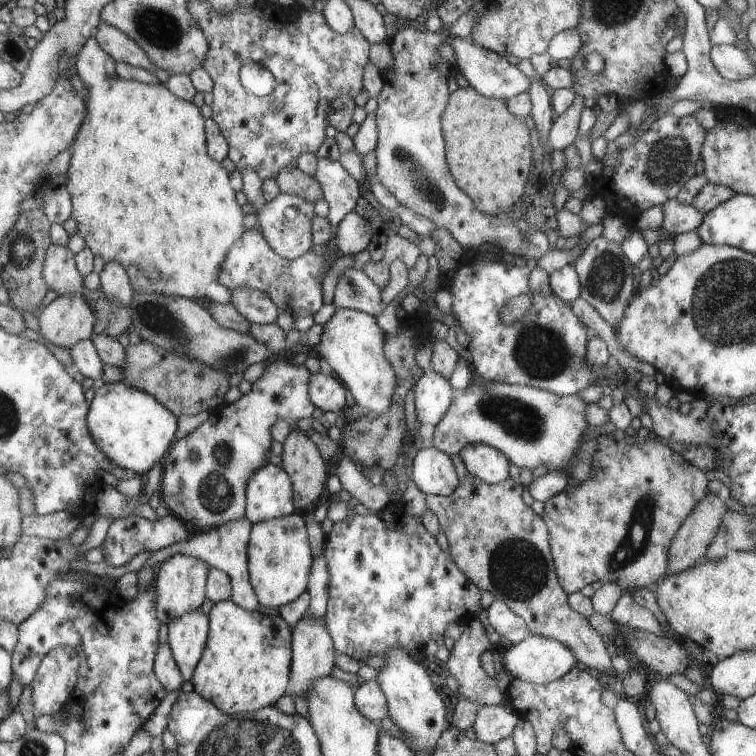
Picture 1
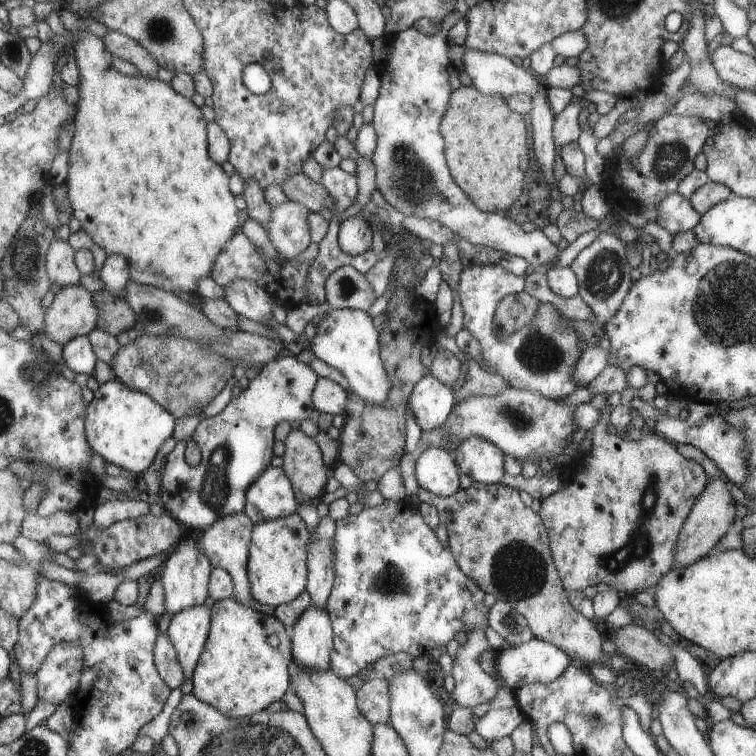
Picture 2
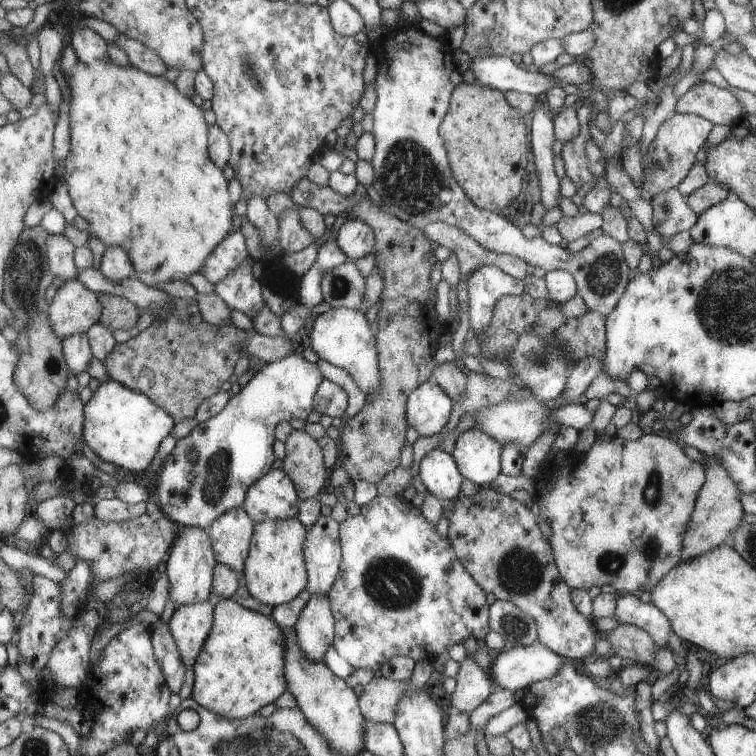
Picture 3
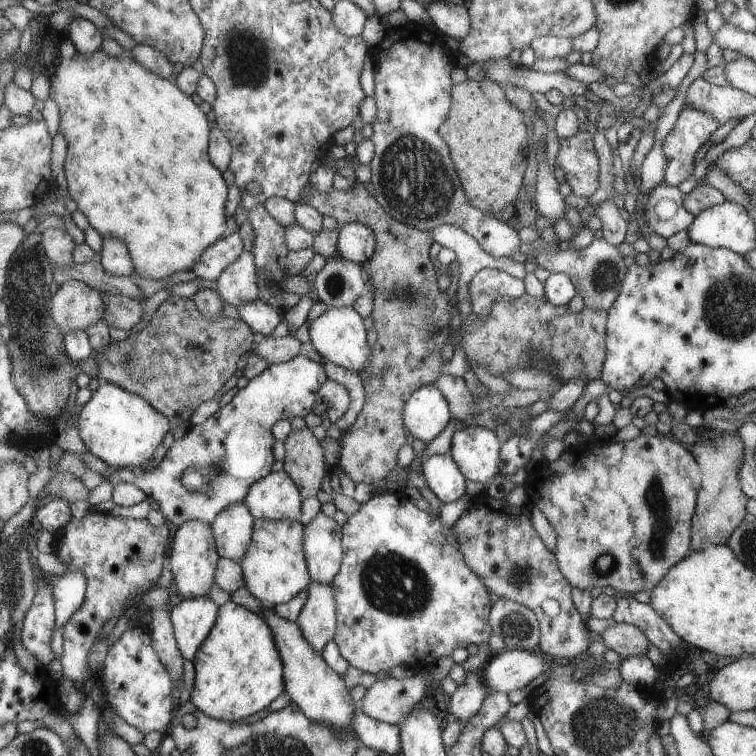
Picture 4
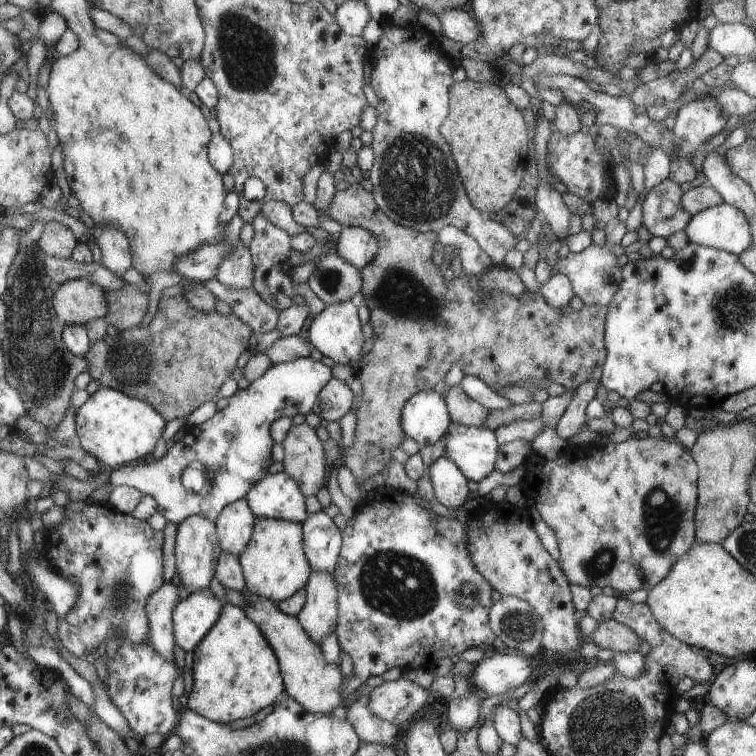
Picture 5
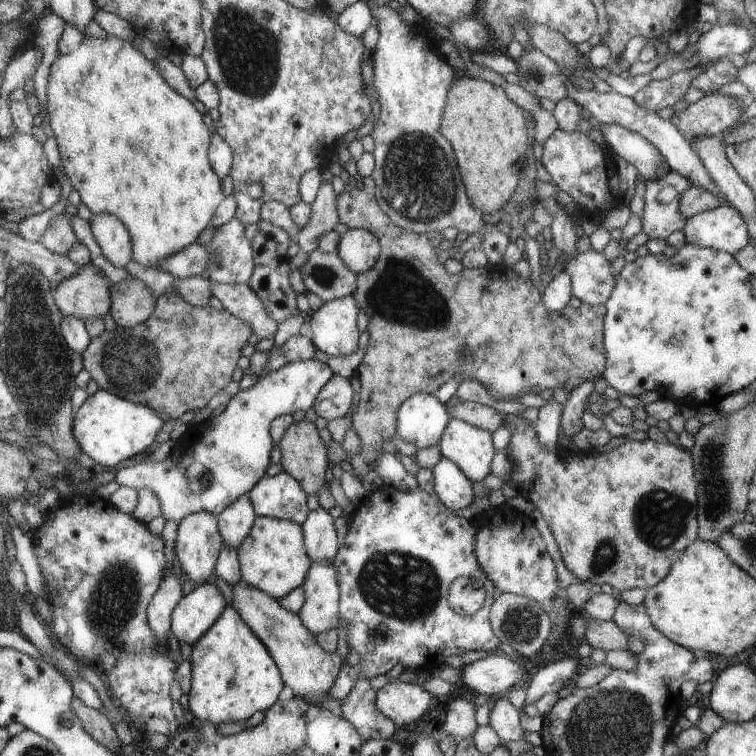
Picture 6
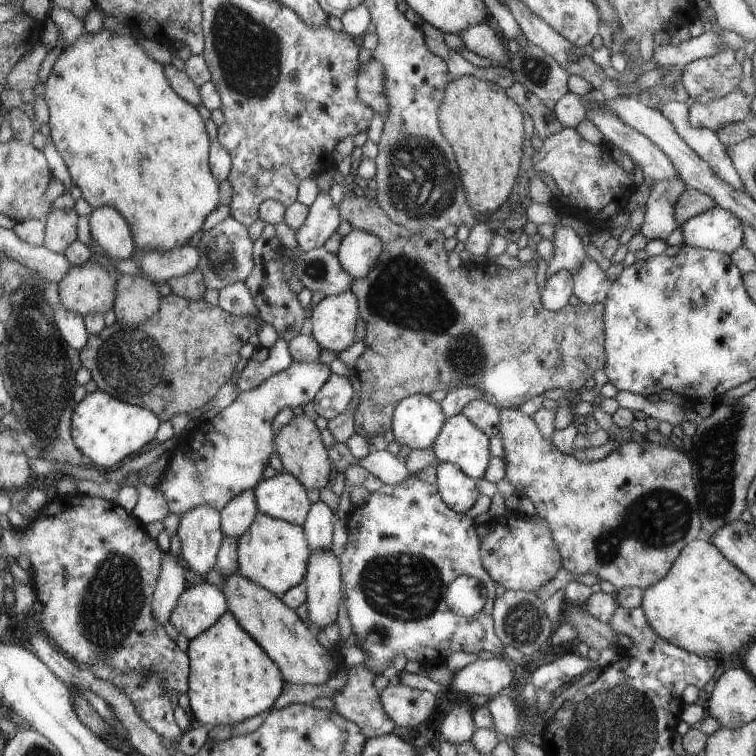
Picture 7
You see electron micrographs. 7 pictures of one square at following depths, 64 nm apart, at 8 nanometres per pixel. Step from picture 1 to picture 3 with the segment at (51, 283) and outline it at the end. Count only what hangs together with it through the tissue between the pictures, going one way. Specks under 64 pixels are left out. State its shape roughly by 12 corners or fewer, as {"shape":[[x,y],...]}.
{"shape":[[61,233],[46,238],[46,263],[62,282],[76,278],[73,246]]}

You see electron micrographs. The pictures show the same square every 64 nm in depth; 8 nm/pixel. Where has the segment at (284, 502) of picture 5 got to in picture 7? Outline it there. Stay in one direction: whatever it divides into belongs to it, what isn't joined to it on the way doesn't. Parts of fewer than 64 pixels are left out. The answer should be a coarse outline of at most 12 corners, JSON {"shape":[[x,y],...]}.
{"shape":[[280,471],[253,488],[257,512],[306,523],[306,489]]}

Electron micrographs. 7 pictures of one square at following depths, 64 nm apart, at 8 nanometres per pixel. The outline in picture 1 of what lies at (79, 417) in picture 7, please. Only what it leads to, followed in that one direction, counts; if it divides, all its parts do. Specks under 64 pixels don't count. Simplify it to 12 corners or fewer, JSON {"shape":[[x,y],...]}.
{"shape":[[123,380],[98,383],[90,439],[140,475],[163,458],[175,415]]}

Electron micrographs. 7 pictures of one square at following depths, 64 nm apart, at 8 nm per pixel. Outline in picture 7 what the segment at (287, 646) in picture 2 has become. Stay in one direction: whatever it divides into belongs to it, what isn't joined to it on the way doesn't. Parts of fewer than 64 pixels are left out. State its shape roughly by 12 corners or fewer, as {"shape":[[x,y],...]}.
{"shape":[[228,611],[189,641],[201,724],[264,715],[282,672]]}

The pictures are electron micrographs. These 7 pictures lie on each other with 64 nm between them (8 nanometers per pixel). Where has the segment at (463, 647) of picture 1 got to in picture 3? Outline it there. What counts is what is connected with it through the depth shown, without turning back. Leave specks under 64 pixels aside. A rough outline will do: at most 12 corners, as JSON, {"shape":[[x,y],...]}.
{"shape":[[468,653],[450,694],[457,713],[470,714],[496,689]]}

